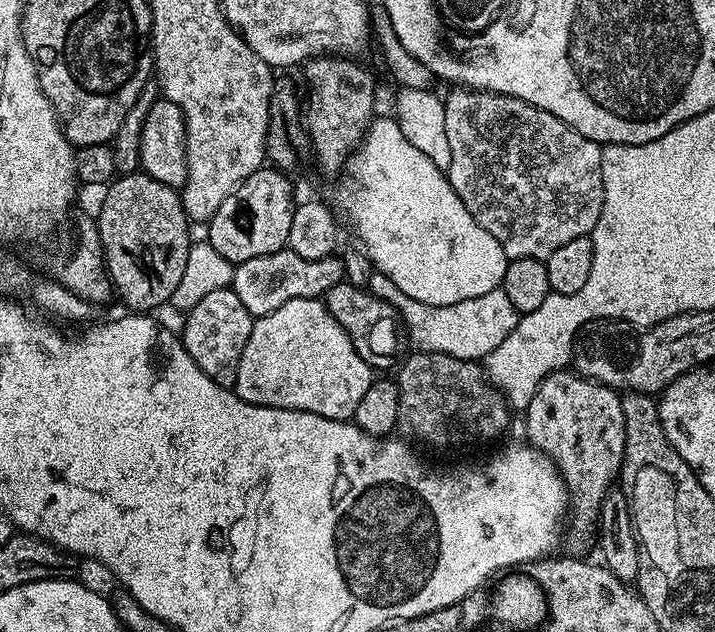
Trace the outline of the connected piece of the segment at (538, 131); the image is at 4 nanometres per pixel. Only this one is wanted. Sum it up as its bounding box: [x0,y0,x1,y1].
[443,86,604,261]

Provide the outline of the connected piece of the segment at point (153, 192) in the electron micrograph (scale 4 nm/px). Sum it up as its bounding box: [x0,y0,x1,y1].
[112,170,190,314]

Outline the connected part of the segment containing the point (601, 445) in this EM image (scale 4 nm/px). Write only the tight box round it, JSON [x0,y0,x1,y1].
[522,370,626,540]

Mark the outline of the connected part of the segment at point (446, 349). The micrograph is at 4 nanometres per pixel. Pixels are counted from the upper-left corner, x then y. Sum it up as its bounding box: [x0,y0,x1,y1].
[366,271,521,362]

